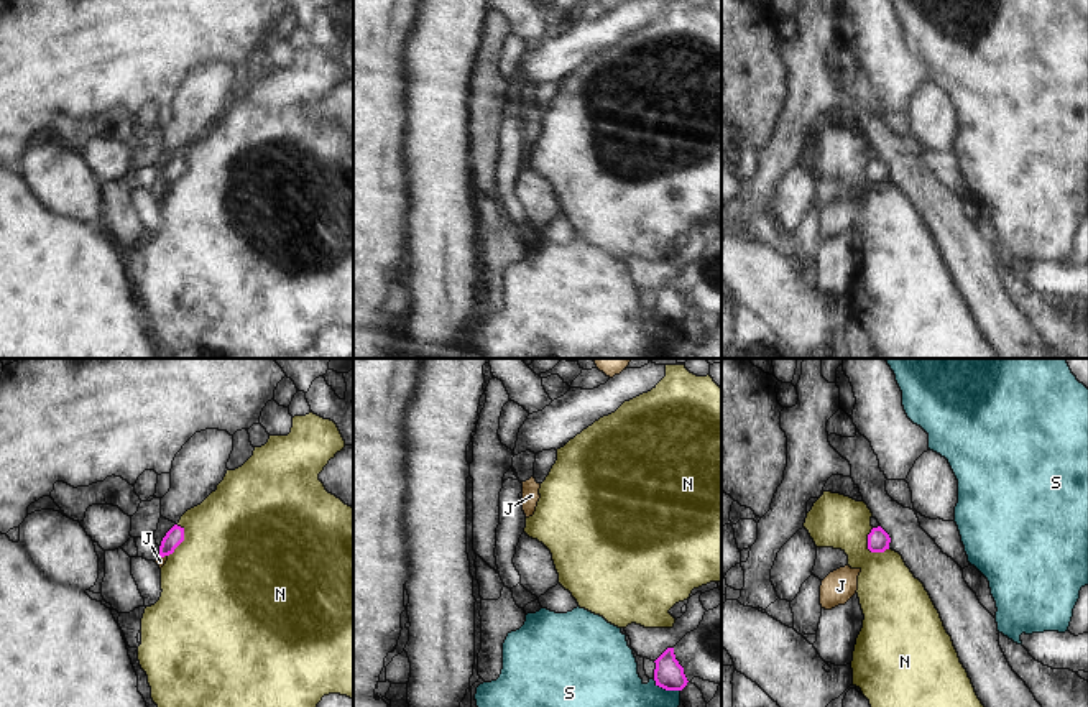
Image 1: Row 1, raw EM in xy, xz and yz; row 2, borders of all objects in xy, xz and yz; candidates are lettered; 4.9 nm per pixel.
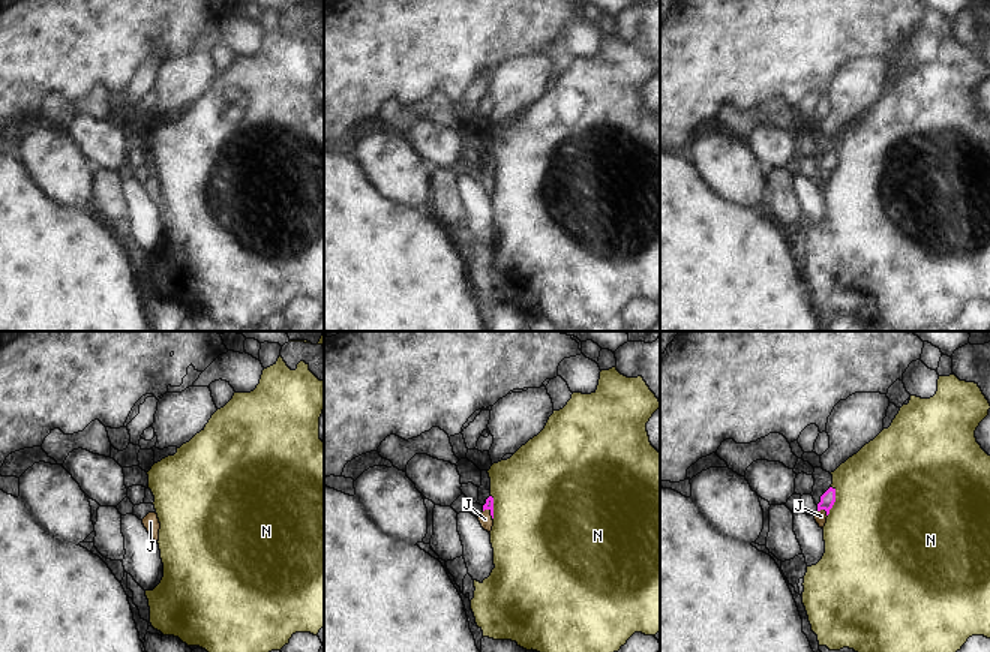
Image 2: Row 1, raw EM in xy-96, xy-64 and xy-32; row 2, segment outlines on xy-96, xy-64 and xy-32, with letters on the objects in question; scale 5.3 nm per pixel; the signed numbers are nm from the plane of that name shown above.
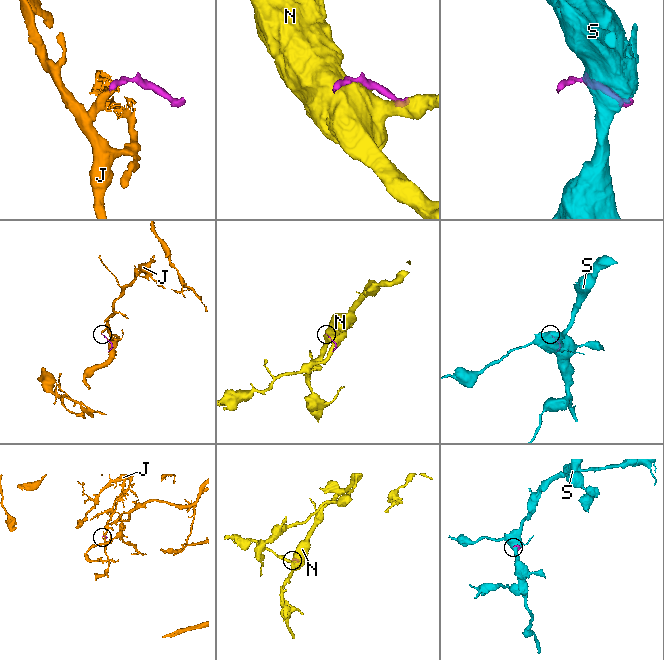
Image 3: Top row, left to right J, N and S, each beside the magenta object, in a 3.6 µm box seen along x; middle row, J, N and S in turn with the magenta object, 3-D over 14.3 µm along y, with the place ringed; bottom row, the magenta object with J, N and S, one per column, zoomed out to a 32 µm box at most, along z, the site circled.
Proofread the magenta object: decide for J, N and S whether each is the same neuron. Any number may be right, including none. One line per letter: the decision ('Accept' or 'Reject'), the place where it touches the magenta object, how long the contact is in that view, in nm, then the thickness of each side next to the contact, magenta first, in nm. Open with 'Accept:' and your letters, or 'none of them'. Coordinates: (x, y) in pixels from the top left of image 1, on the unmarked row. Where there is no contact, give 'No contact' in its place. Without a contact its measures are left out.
Accept: J
J: Accept. Touches magenta at xy (163, 188). Shared border 40 nm. Thickness 90 nm (magenta) against 50 nm
N: Reject. Touches magenta at yz (868, 178). Shared border 140 nm. Thickness 110 nm (magenta) against 300 nm
S: Reject. Touches magenta at xz (666, 321). Shared border 150 nm. Thickness 140 nm (magenta) against 400 nm.

